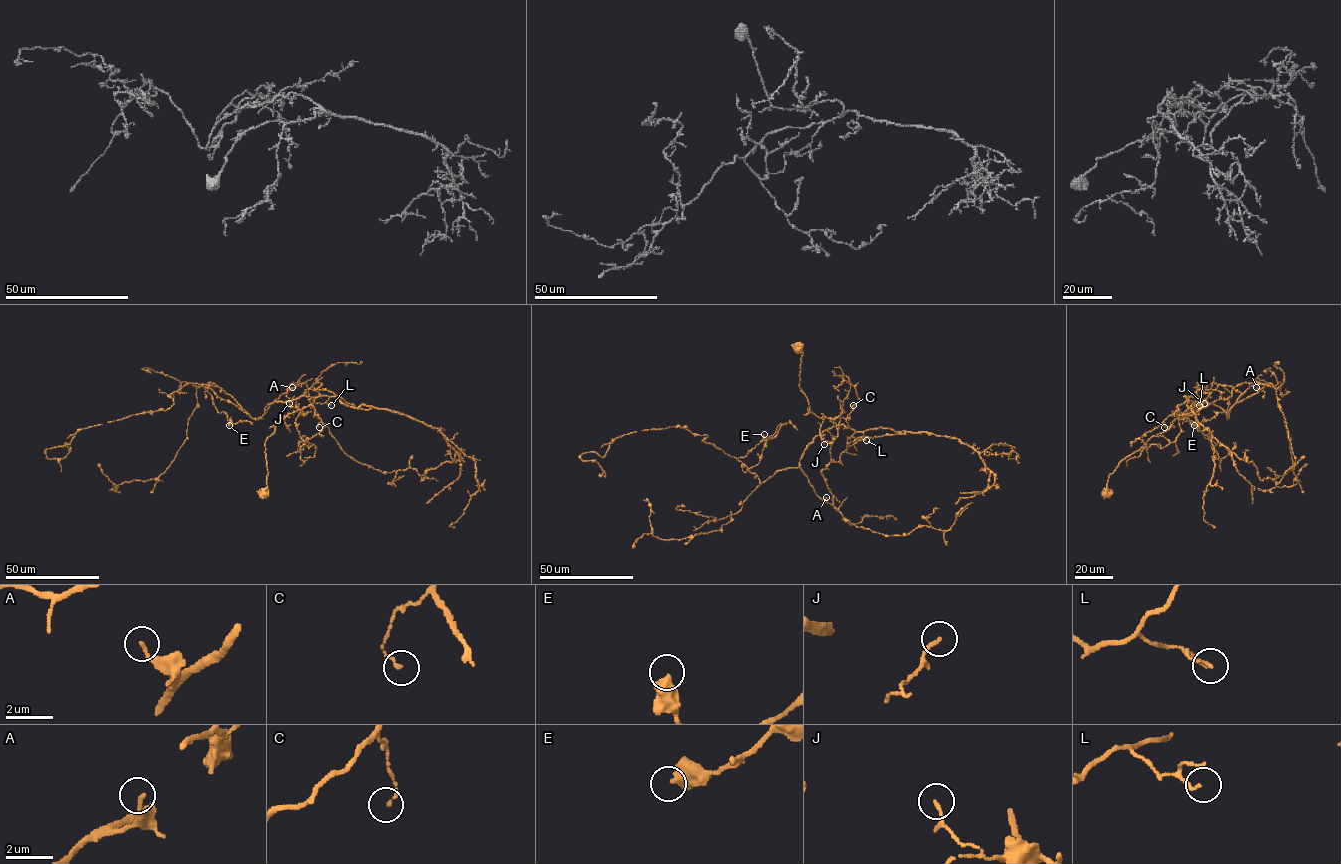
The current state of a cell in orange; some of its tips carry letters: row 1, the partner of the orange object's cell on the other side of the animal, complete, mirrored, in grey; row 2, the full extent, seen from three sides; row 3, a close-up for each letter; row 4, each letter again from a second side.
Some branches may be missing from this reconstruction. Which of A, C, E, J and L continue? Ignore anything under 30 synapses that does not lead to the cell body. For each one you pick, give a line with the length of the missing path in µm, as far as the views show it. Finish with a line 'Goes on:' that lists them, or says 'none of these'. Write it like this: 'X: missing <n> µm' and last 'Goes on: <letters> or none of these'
Goes on: none of these

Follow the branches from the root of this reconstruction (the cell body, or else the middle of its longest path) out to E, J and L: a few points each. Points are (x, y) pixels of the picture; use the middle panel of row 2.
E: (799, 347), (809, 408), (850, 427), (824, 430), (799, 466), (761, 483), (742, 465), (759, 462), (764, 434)
J: (799, 347), (799, 388), (809, 408), (819, 417), (843, 417), (857, 440), (838, 462), (824, 444)
L: (799, 347), (803, 351), (799, 388), (810, 410), (819, 417), (843, 417), (866, 440)

